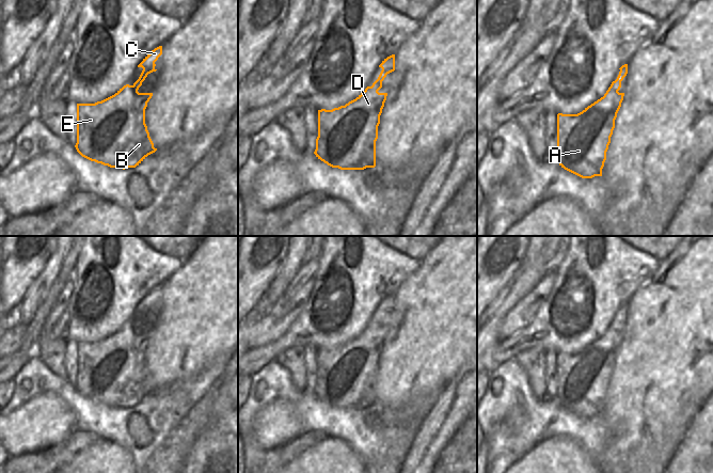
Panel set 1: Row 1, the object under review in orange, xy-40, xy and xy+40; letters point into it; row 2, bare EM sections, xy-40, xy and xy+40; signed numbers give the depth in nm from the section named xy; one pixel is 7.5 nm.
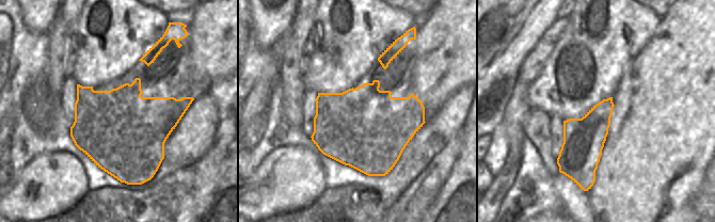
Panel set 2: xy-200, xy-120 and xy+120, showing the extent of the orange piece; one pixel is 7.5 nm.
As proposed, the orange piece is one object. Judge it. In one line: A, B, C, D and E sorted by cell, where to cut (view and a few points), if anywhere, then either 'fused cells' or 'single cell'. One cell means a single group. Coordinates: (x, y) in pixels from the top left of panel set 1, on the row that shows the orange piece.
A B C D E | no cut | single cell

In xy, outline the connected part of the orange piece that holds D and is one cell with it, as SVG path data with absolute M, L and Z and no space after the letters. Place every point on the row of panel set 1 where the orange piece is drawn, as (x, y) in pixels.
M395 54L384 59L378 79L355 99L332 110L318 110L314 154L332 168L364 170L376 167L376 141L387 93L379 93L387 74L395 70Z

